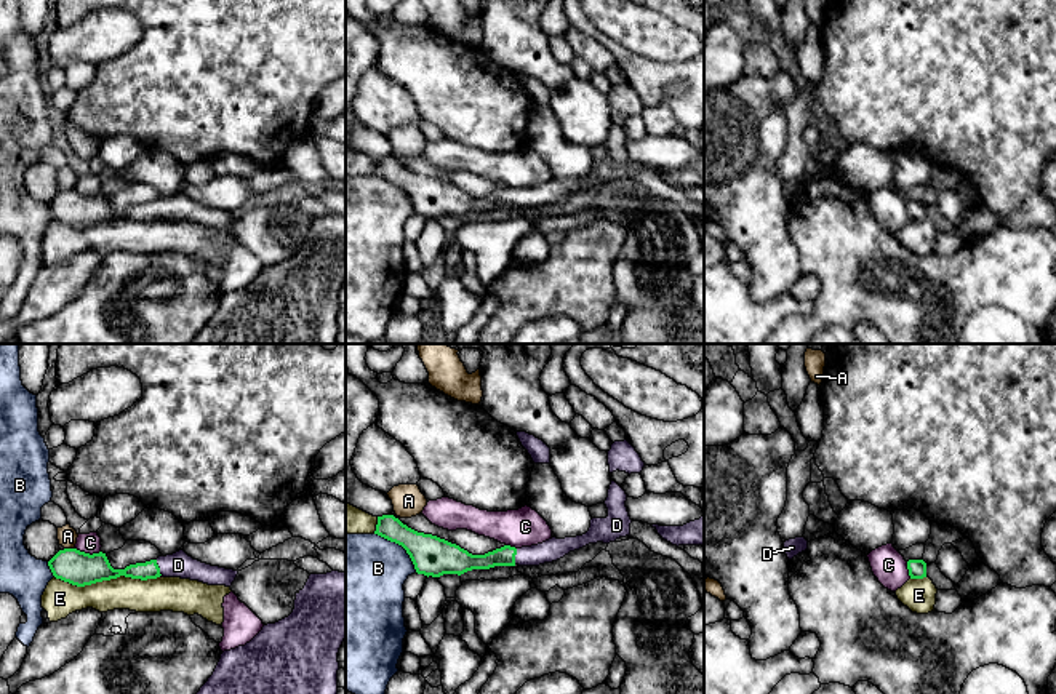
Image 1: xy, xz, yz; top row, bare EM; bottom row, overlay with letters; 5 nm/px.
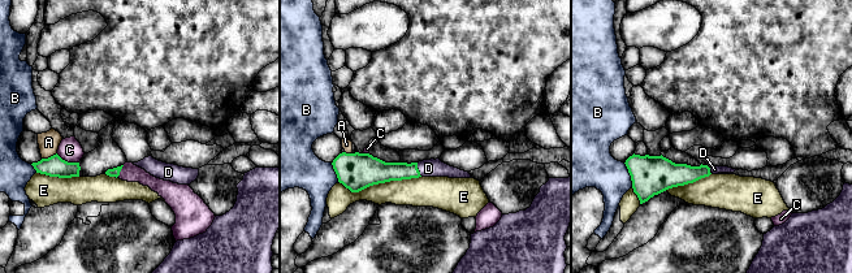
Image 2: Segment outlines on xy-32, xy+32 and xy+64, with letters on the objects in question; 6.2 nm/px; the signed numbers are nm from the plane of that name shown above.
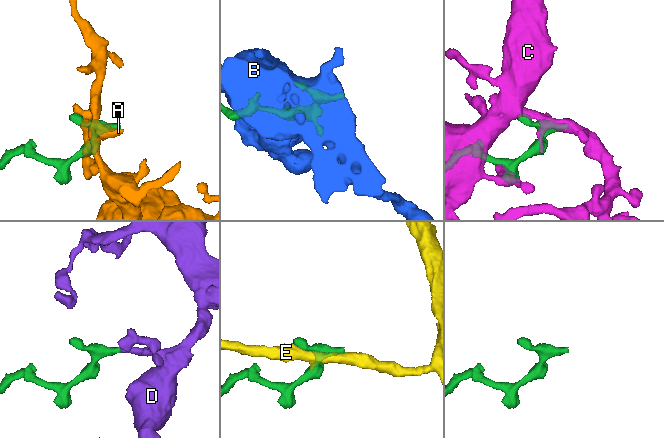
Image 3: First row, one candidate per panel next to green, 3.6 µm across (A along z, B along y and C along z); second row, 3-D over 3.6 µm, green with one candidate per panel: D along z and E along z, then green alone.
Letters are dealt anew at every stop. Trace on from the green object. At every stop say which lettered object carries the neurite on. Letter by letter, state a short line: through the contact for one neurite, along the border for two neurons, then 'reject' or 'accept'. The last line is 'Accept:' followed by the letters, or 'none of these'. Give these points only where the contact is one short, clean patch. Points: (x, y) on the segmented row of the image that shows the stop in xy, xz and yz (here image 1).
A: line xy (64, 547), (72, 549); reject
B: reject
C: reject
D: line xy (149, 570), (159, 568), (178, 565); accept
E: reject
Accept: D

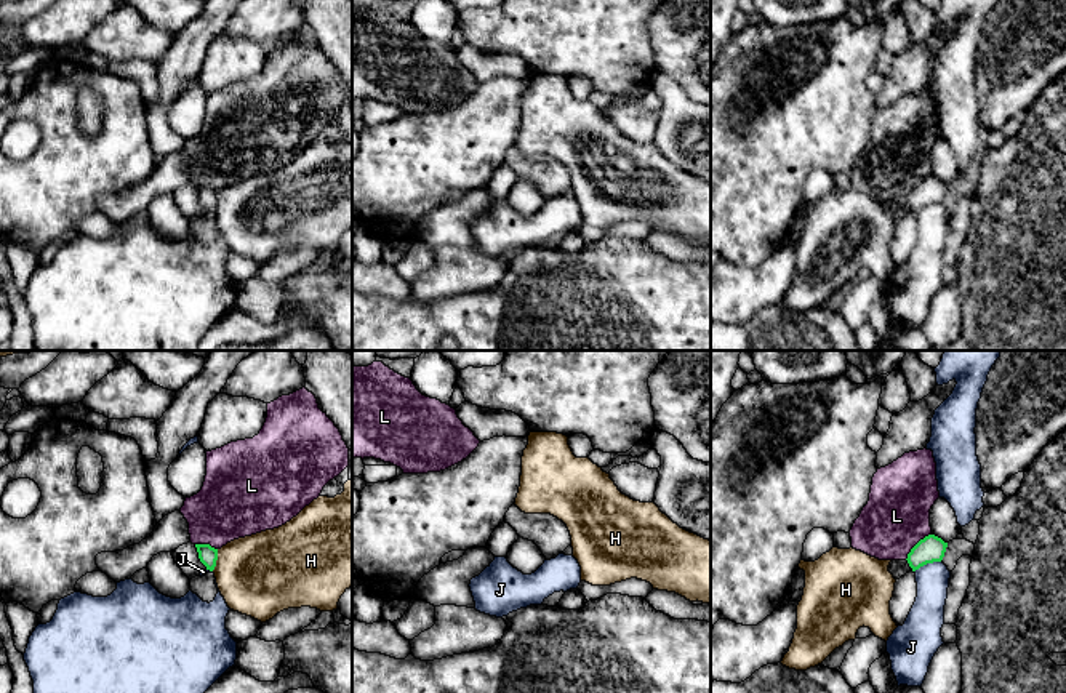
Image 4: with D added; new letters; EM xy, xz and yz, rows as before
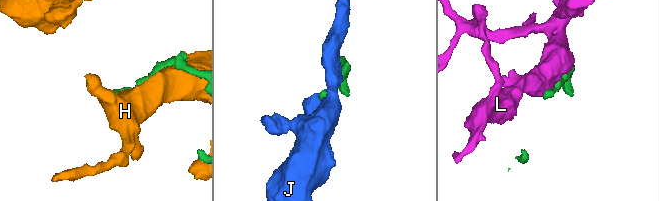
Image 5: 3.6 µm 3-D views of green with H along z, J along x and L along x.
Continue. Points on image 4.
H: reject
J: reject
L: reject
Accept: none of these

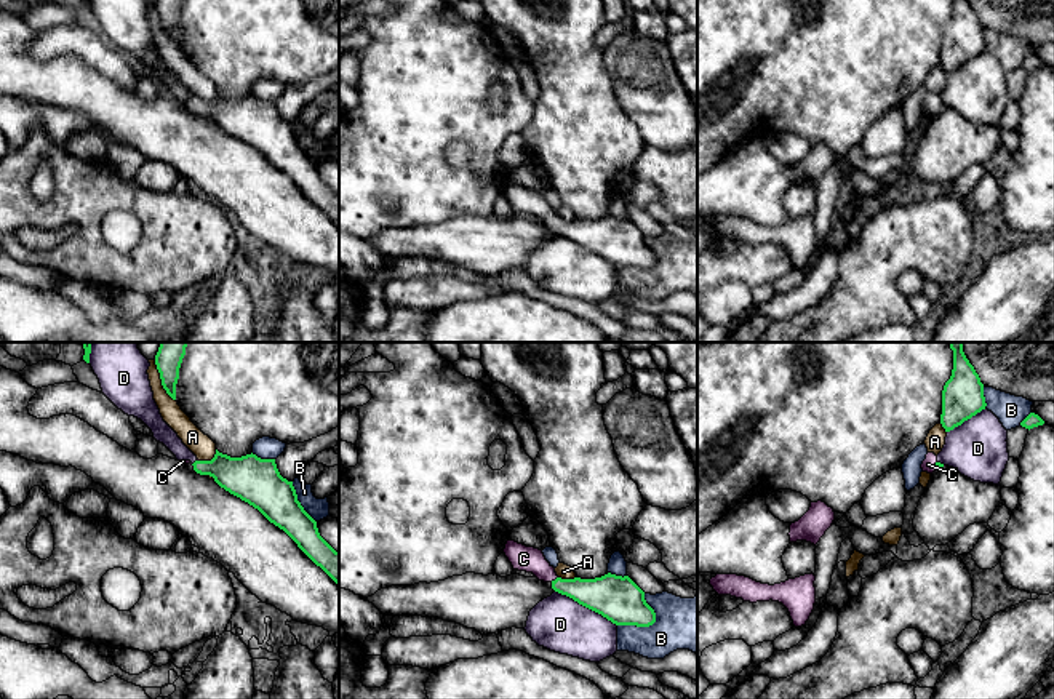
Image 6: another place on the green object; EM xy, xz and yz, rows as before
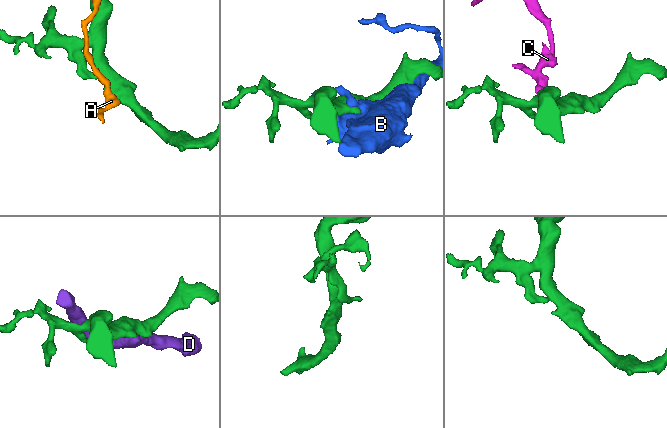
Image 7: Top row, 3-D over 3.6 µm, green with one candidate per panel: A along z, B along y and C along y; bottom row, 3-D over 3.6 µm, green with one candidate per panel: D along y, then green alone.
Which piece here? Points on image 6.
A: reject
B: reject
C: line xz (602, 595), (565, 587), (555, 579), (533, 560), (523, 559); accept
D: reject
Accept: C

